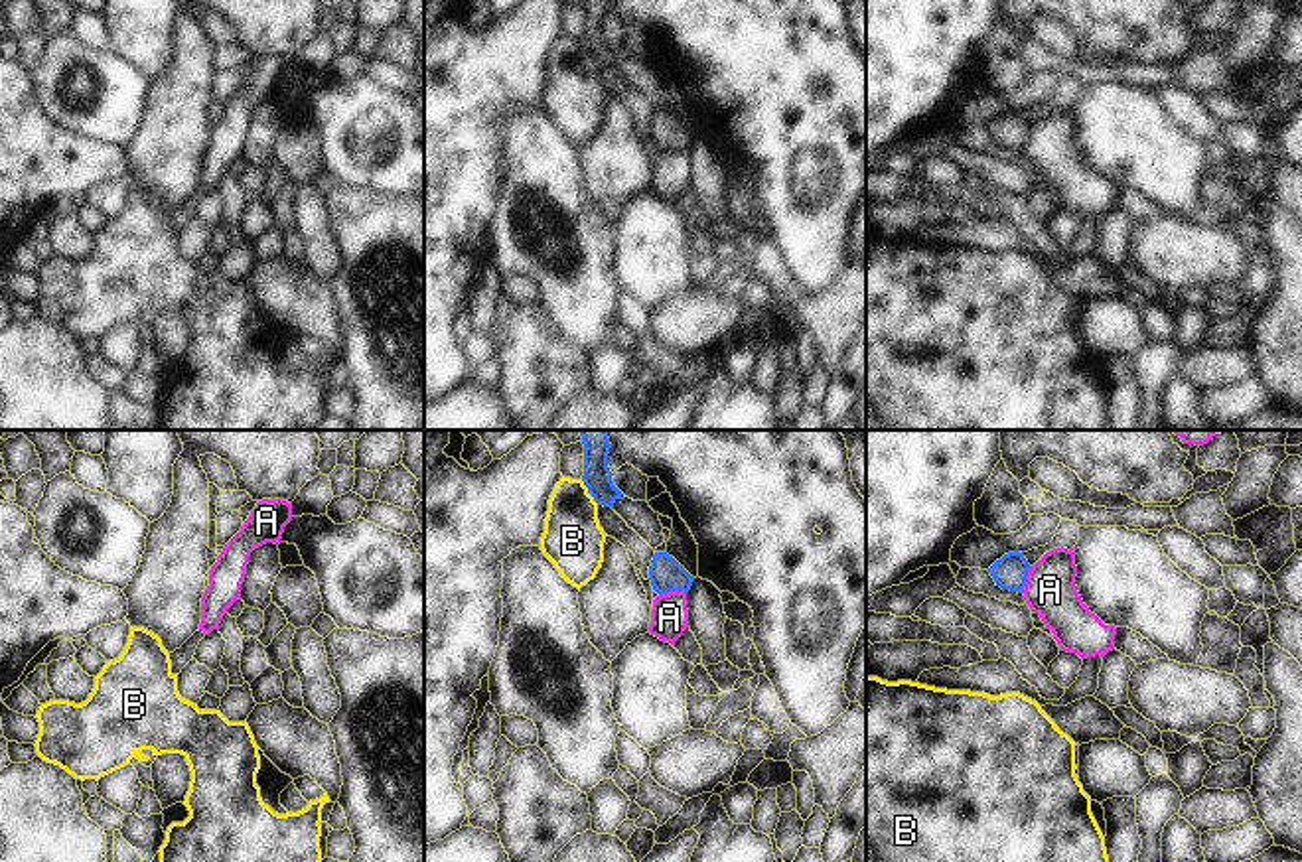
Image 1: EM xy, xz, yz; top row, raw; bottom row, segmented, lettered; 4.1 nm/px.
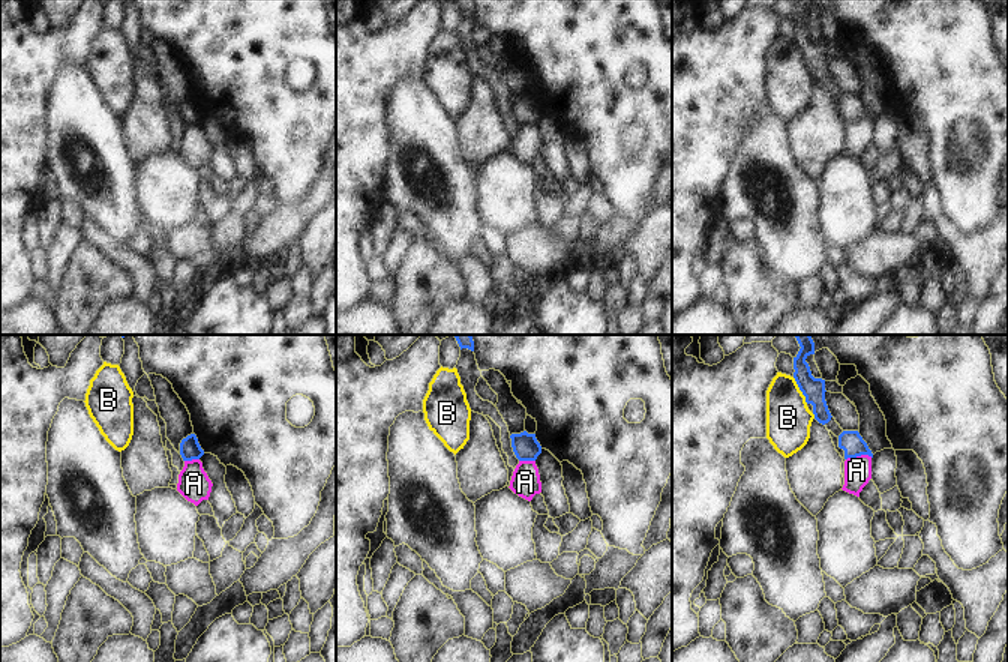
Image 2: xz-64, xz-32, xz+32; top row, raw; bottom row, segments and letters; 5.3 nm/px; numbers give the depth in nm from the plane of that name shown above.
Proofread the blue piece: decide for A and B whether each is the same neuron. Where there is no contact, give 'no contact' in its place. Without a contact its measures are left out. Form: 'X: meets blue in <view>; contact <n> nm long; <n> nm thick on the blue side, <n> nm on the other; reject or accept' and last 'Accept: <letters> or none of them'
A: meets blue in xz; contact 110 nm long; 140 nm thick on the blue side, 160 nm on the other; reject
B: meets blue in xz; contact 130 nm long; 110 nm thick on the blue side, 240 nm on the other; reject
Accept: none of them

